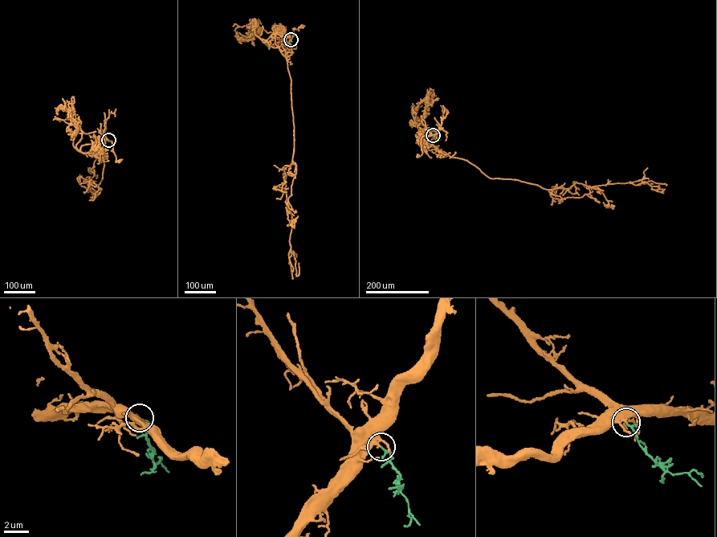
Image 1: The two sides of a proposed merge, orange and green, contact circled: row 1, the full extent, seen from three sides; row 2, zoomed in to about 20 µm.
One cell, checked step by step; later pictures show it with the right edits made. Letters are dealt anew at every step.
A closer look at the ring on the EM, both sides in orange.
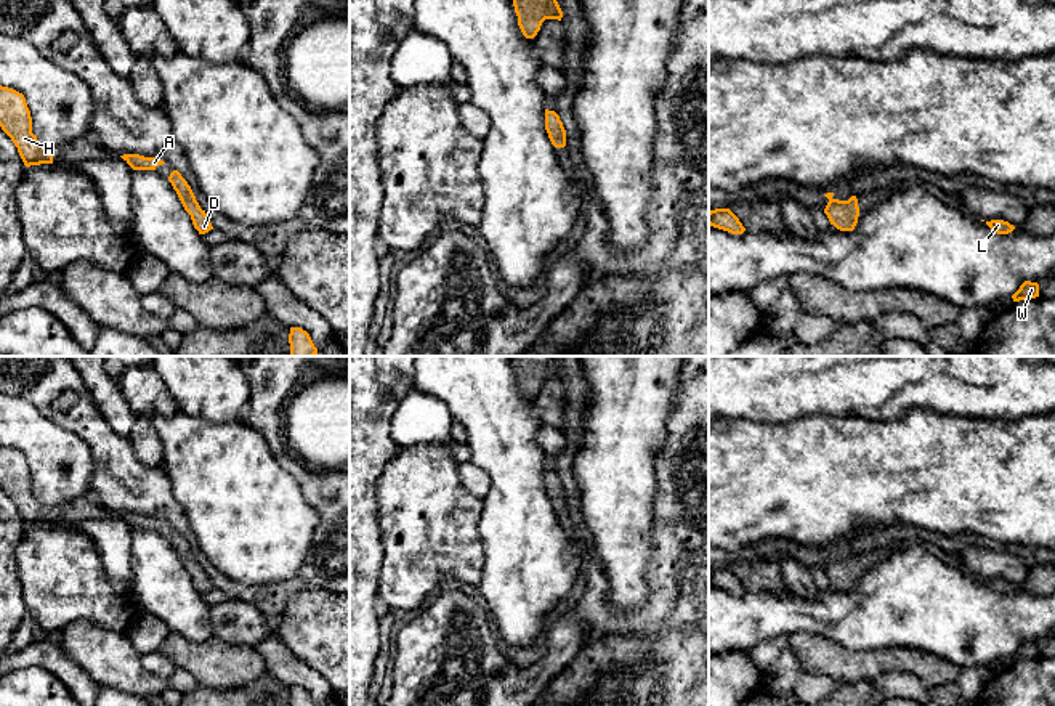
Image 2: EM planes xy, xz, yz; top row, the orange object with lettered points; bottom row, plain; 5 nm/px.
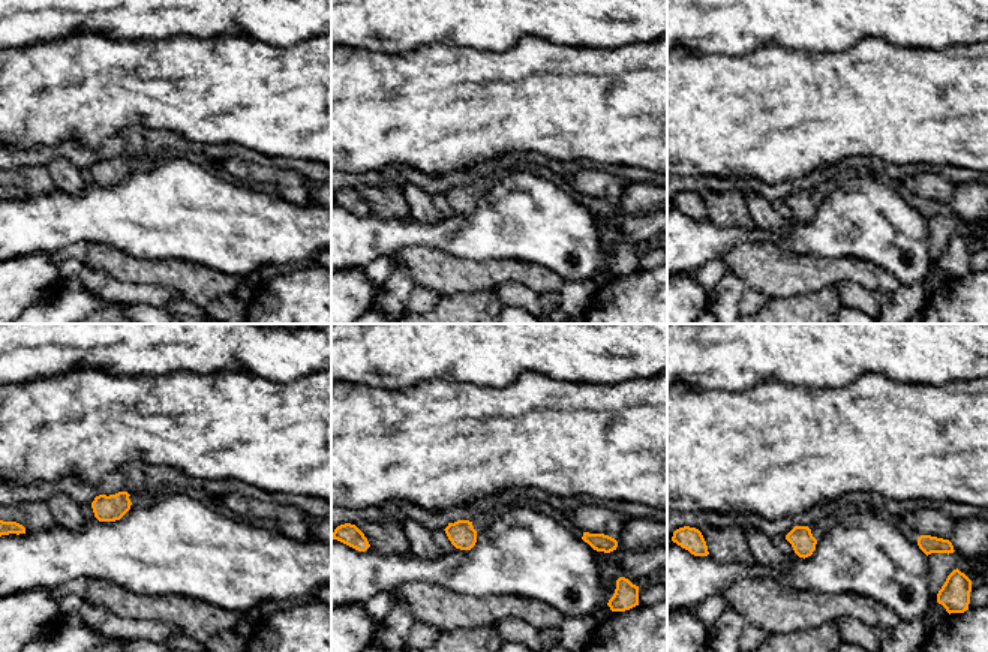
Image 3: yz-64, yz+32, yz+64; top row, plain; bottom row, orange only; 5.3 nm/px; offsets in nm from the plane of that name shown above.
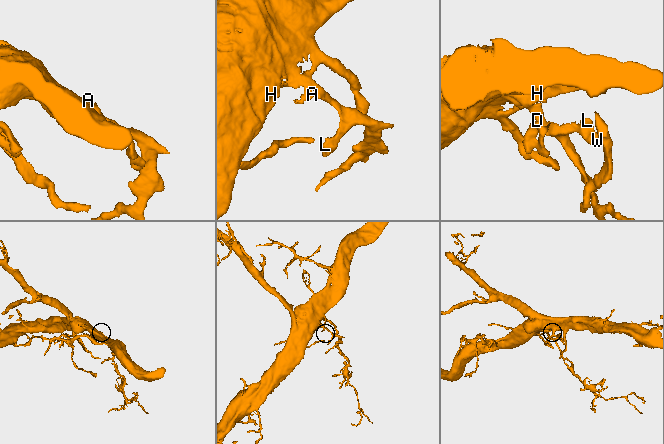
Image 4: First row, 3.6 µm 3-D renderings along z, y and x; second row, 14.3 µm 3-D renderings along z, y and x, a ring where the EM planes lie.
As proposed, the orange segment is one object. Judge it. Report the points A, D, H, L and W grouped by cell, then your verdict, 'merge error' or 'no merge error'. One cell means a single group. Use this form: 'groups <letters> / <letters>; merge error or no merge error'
groups A D H L W; no merge error

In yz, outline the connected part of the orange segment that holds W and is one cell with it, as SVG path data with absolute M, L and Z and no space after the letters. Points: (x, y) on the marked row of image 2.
M1025 281L1020 289L1012 295L1013 302L1031 300L1039 297L1039 284Z

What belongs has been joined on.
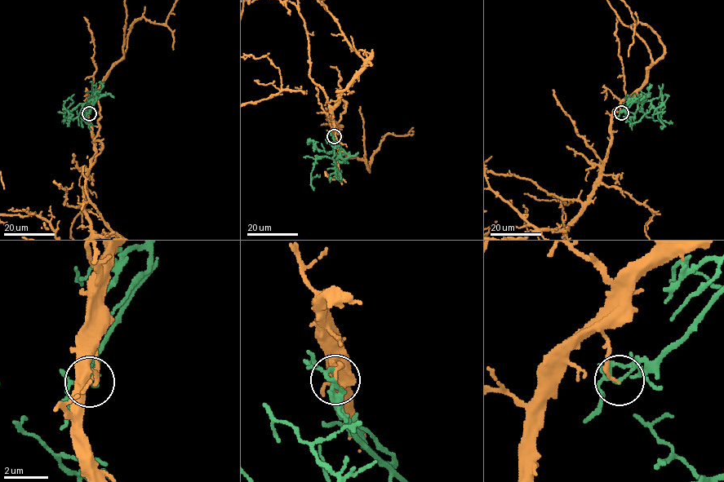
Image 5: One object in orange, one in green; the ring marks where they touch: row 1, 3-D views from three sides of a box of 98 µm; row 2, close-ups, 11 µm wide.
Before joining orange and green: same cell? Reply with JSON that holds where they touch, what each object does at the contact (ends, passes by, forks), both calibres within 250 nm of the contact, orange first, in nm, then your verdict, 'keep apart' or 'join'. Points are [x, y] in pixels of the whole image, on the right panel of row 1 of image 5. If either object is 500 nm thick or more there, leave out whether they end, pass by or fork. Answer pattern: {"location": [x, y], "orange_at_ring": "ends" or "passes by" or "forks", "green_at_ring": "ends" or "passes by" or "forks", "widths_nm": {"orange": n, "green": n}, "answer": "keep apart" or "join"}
{"location": [621, 112], "orange_at_ring": "ends", "green_at_ring": "forks", "widths_nm": {"orange": 110, "green": 100}, "answer": "keep apart"}

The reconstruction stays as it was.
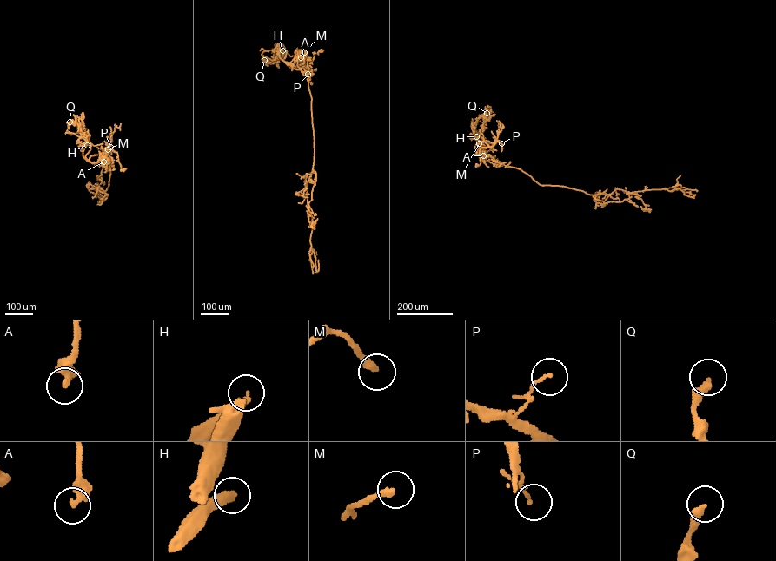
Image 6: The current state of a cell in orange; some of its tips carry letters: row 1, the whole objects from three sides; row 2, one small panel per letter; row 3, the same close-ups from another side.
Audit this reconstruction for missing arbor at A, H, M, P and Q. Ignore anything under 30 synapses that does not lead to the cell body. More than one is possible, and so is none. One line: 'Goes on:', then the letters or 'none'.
Goes on: H

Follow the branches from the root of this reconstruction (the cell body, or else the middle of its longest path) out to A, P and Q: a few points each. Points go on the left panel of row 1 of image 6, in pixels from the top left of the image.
A: (123, 170), (121, 170), (114, 151), (89, 159), (99, 166), (96, 162), (103, 161)
P: (123, 170), (121, 170), (117, 152), (111, 151), (110, 147)
Q: (123, 170), (121, 170), (114, 151), (91, 155), (88, 161), (85, 155), (90, 142), (79, 127), (69, 122)

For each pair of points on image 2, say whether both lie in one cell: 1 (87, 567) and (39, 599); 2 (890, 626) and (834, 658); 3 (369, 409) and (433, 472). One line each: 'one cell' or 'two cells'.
1: one cell
2: two cells
3: two cells

